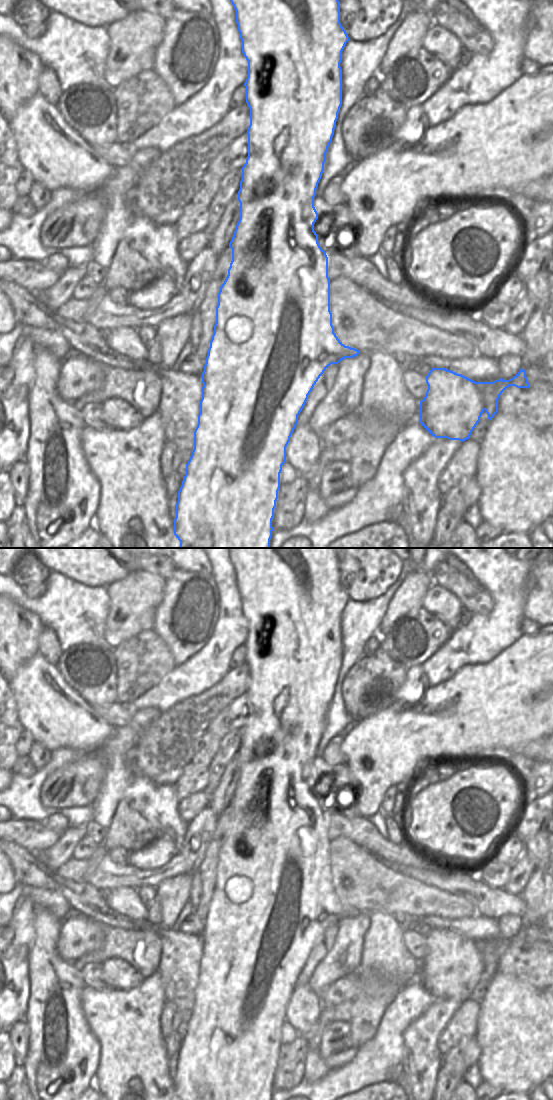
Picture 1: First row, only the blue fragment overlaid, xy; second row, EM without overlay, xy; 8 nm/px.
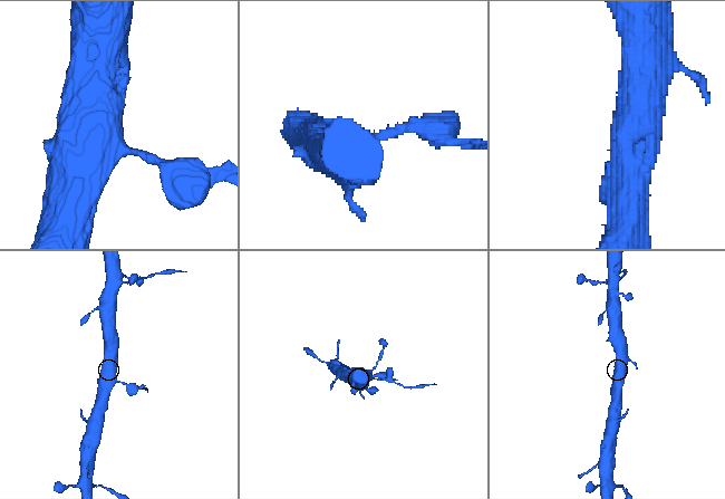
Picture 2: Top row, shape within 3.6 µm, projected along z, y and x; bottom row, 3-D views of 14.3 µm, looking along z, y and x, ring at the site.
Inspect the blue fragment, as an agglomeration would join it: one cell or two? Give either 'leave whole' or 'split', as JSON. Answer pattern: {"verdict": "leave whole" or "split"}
{"verdict": "leave whole"}

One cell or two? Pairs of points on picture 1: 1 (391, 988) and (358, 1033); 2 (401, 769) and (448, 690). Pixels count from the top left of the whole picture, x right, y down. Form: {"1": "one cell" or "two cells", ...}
{"1": "one cell", "2": "one cell"}

